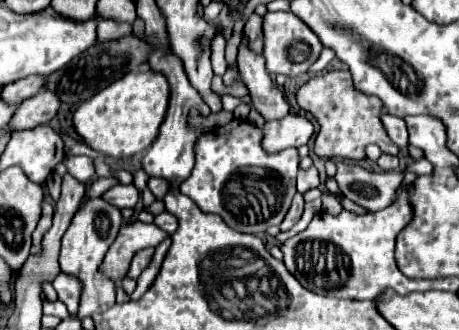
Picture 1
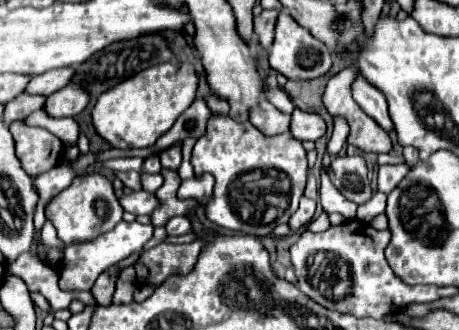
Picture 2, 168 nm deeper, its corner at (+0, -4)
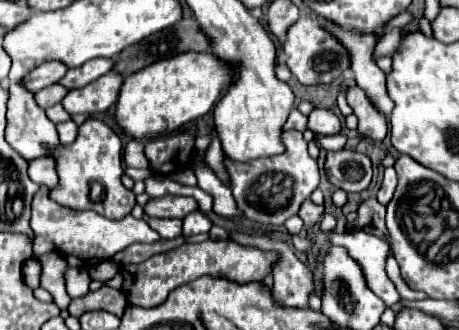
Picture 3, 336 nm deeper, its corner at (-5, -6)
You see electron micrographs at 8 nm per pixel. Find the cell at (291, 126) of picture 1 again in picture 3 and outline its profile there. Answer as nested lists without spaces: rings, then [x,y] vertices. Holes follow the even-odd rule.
[[[315,109],[311,115],[309,115],[309,125],[307,125],[313,133],[319,133],[319,135],[335,135],[341,131],[341,121],[339,117],[329,111],[329,109]]]

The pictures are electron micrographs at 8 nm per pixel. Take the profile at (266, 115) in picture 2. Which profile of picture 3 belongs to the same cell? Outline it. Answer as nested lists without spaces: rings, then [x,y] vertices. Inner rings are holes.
[[[293,109],[291,115],[289,115],[289,119],[287,119],[287,123],[285,123],[285,131],[287,131],[289,127],[299,129],[299,131],[305,131],[305,129],[307,129],[307,117],[305,117],[299,109]]]

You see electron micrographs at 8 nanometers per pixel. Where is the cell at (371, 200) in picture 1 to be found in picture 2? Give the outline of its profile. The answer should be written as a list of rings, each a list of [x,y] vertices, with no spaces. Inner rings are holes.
[[[362,155],[334,157],[330,163],[334,187],[352,203],[364,205],[372,199],[372,187],[368,185],[368,169]]]

